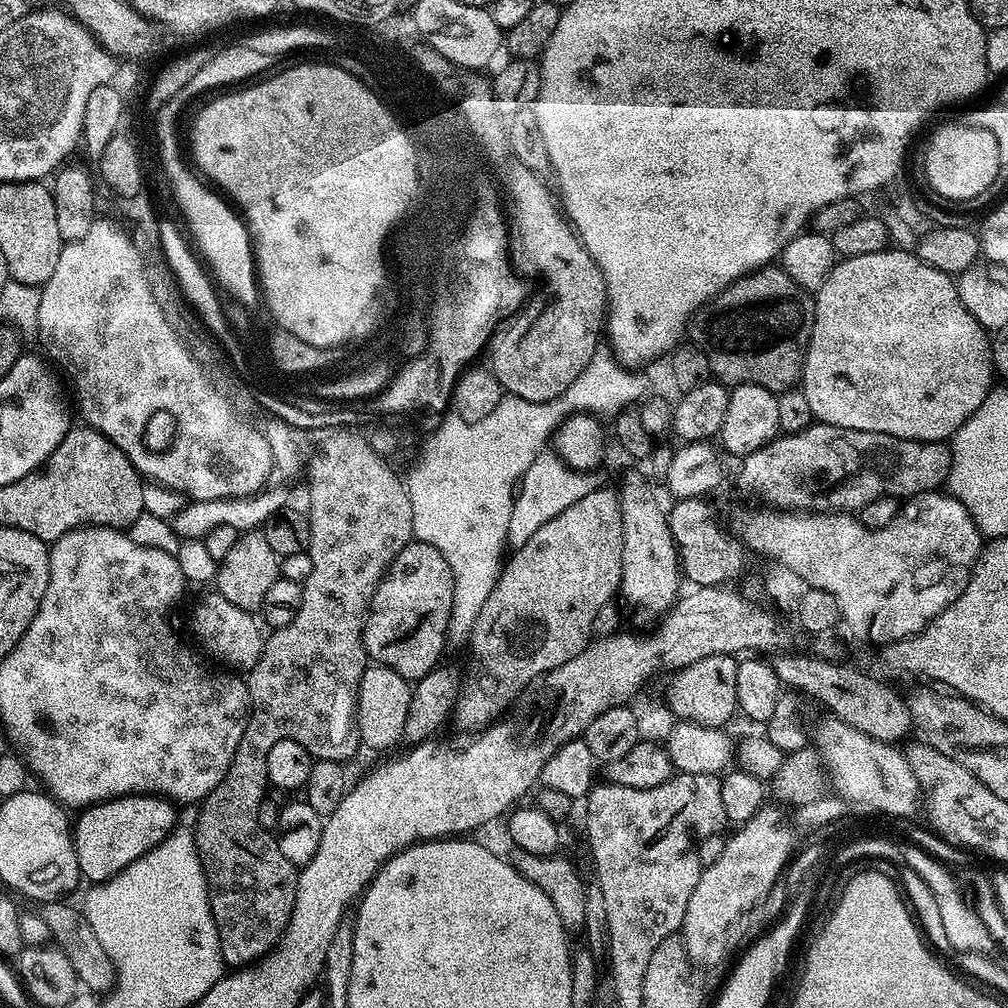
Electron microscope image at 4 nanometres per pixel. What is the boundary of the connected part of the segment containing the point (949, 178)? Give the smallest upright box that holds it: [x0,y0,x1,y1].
[922,122,1000,202]

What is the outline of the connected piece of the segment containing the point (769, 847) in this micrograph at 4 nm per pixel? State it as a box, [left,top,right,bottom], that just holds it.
[682,806,794,966]

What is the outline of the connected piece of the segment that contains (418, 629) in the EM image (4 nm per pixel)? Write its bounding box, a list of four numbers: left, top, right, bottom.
[364,542,454,682]

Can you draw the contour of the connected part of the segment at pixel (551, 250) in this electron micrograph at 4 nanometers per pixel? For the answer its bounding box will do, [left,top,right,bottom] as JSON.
[490,171,609,403]

